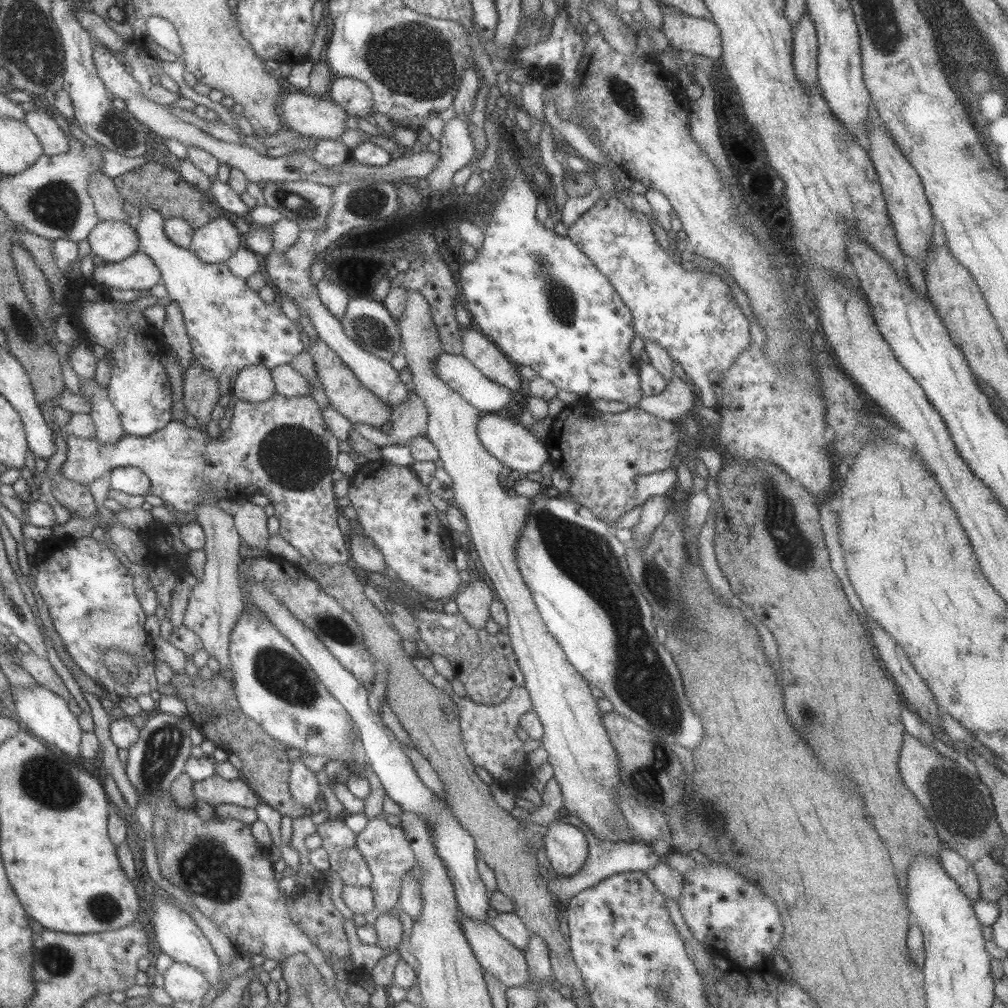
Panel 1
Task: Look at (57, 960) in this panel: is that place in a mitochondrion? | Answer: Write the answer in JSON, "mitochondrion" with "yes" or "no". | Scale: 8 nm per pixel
{"mitochondrion":"yes"}

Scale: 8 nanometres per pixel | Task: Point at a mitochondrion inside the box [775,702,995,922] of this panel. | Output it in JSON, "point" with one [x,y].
{"point":[962,825]}

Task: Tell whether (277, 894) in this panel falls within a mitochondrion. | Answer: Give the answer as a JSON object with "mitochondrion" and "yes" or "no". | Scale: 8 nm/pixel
{"mitochondrion":"no"}

